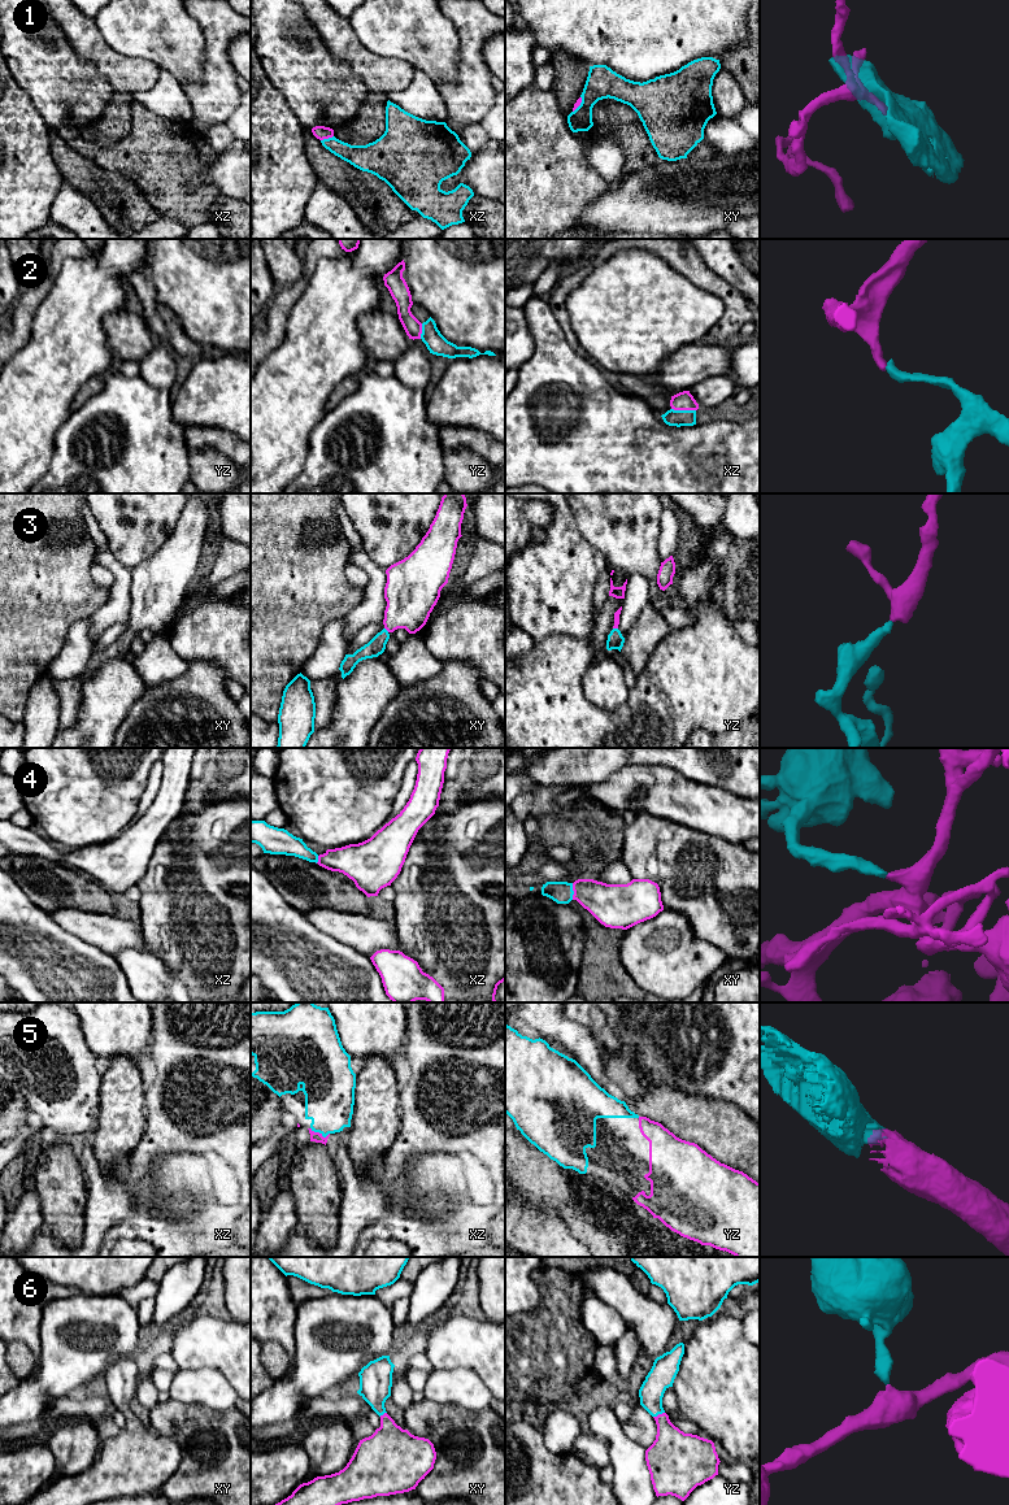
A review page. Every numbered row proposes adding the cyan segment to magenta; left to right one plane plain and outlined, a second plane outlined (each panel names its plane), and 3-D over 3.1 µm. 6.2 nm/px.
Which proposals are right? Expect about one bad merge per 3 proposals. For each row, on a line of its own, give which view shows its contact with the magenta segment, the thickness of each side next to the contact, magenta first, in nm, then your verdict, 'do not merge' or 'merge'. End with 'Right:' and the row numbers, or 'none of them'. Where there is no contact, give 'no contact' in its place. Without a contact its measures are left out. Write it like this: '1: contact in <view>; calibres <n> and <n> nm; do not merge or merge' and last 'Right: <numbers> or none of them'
1: contact in xz; calibres 90 and 140 nm; do not merge
2: contact in xz; calibres 110 and 100 nm; merge
3: contact in yz; calibres 40 and 100 nm; merge
4: contact in xy; calibres 260 and 140 nm; merge
5: contact in xz; calibres 60 and 300 nm; merge
6: contact in yz; calibres 280 and 160 nm; merge
Right: 2, 3, 4, 5, 6

